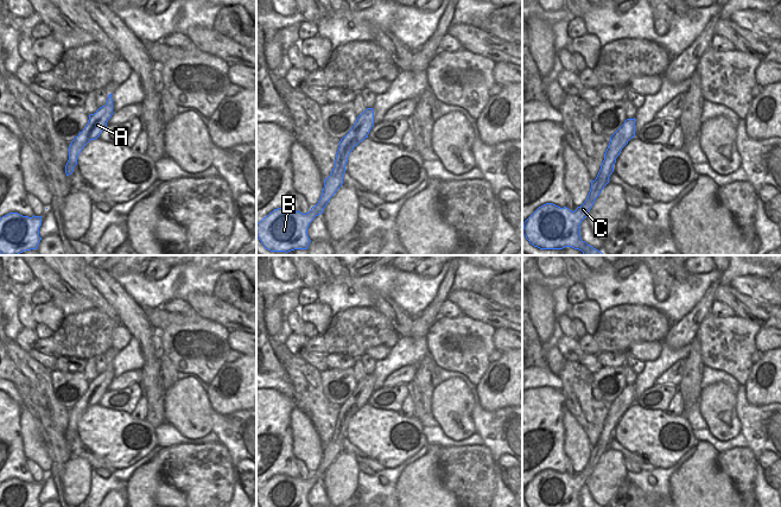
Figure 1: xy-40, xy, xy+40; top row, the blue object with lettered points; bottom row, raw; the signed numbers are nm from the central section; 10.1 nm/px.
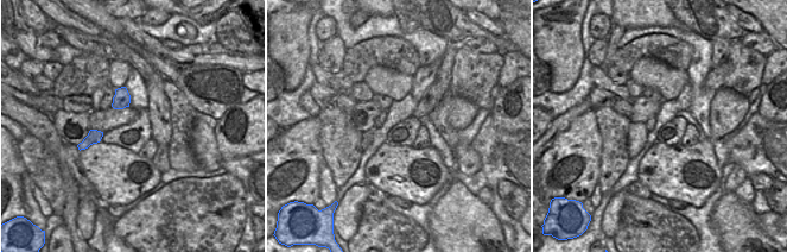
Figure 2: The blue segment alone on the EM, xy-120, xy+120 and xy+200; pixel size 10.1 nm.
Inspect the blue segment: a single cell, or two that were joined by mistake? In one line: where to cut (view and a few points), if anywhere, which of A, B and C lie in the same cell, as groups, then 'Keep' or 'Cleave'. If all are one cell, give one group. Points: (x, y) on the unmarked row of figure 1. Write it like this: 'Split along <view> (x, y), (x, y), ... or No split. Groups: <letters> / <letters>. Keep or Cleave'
Split along xy+40 (598, 439), (599, 448), (607, 449). Groups: A / B C. Cleave

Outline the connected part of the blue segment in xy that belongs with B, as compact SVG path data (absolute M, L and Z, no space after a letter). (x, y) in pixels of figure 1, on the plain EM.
M330 441L324 445L324 454L318 469L306 480L274 475L256 490L260 507L311 507L307 494L316 482L323 480L330 464L342 452L339 444Z

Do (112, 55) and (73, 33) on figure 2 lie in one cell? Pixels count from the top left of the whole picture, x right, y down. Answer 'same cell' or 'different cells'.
same cell

